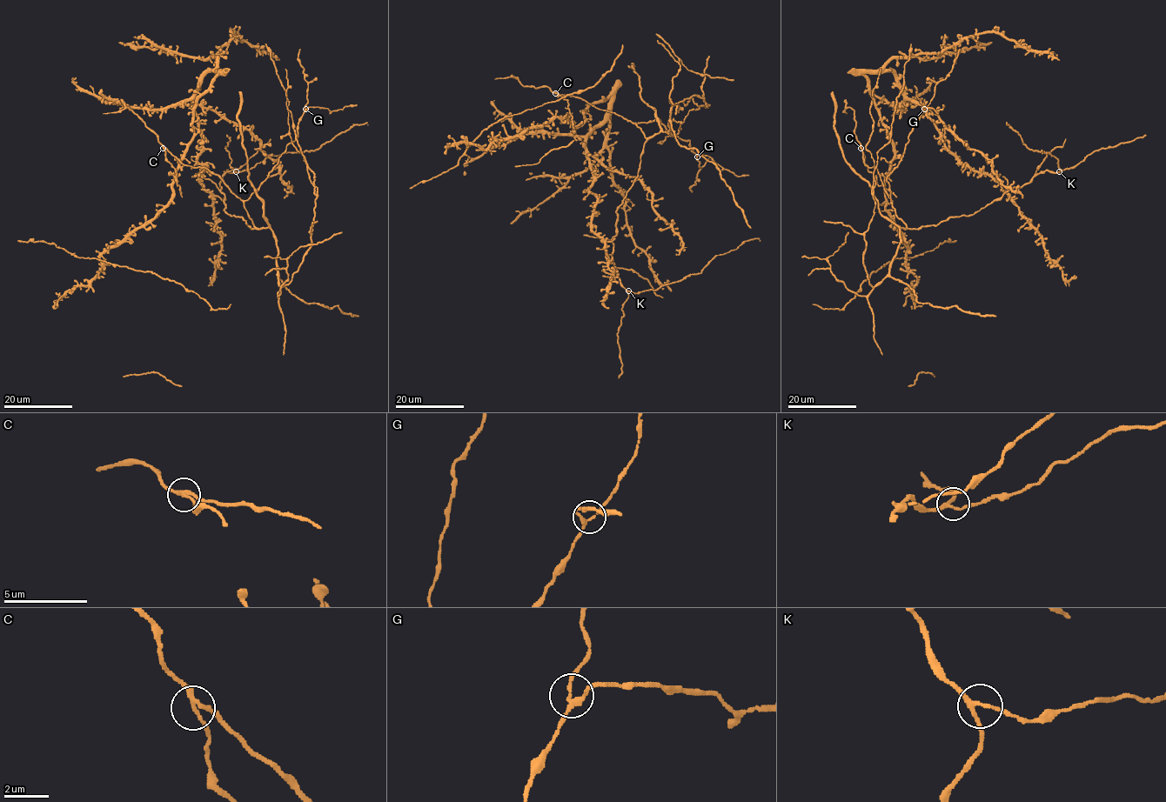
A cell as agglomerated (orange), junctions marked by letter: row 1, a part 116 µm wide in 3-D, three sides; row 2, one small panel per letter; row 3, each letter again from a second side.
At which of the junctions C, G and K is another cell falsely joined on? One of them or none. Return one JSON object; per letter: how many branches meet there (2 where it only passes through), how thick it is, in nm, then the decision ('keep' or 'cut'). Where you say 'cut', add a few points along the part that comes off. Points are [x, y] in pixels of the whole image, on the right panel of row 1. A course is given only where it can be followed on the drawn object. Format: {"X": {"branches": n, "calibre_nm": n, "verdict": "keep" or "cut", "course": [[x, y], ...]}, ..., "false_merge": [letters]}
{"C": {"branches": 3, "calibre_nm": 190, "verdict": "cut", "course": [[861, 148], [863, 161], [878, 184], [897, 197]]}, "G": {"branches": 3, "calibre_nm": 150, "verdict": "keep"}, "K": {"branches": 3, "calibre_nm": 180, "verdict": "keep"}, "false_merge": ["C"]}

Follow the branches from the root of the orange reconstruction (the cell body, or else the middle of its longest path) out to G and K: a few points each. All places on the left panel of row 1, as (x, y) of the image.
G: (165, 154), (166, 148), (183, 163), (213, 171), (232, 193), (246, 200), (297, 137), (299, 119), (305, 109)
K: (165, 154), (217, 174), (254, 229), (224, 210), (220, 179), (236, 171)

